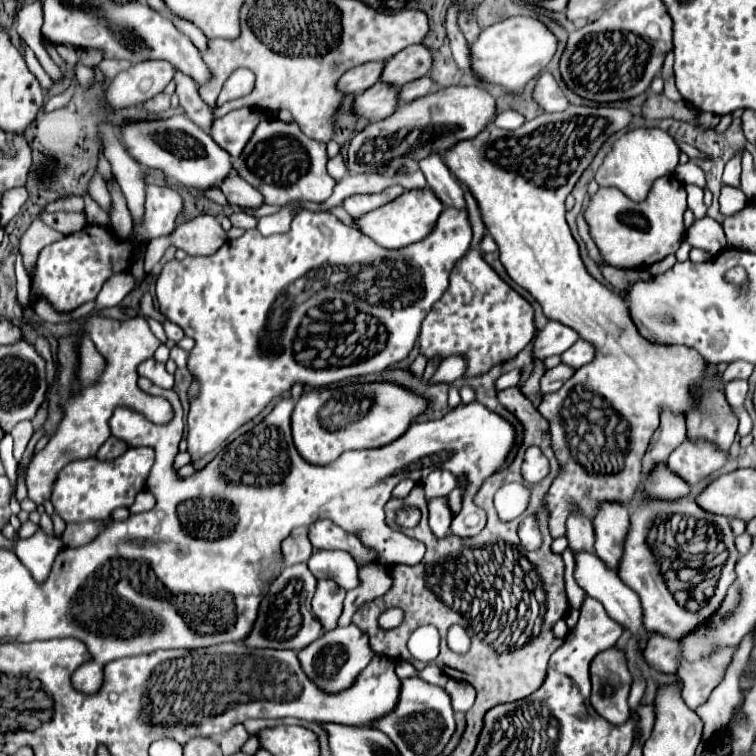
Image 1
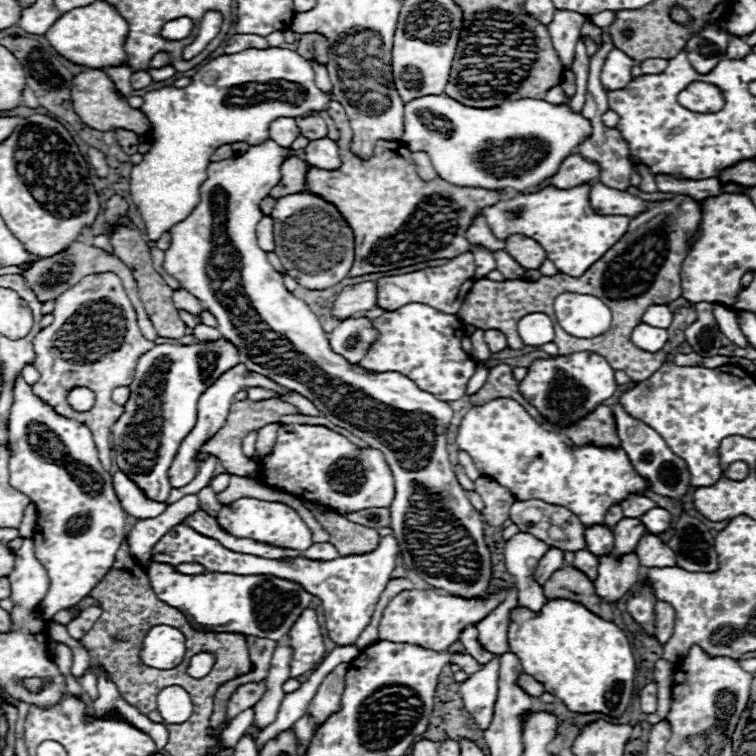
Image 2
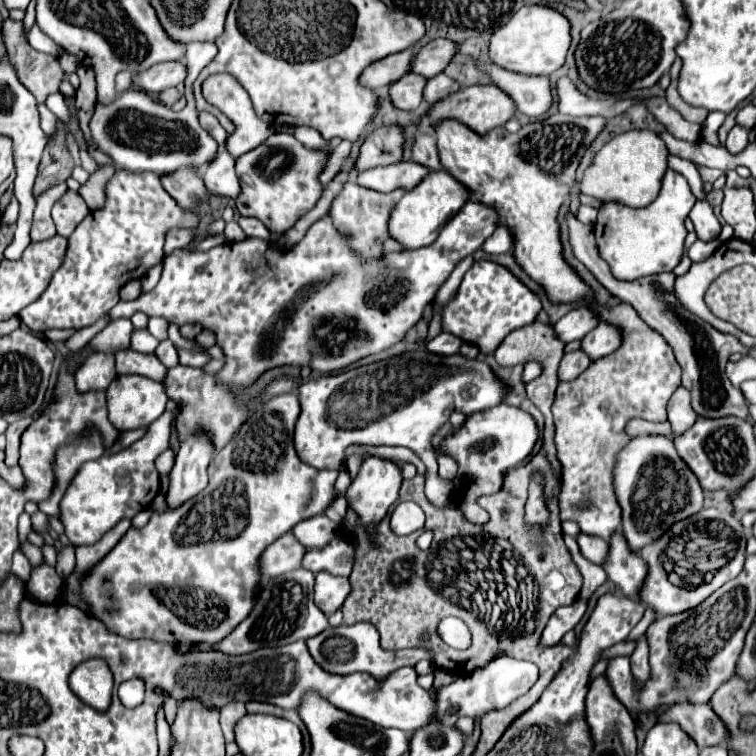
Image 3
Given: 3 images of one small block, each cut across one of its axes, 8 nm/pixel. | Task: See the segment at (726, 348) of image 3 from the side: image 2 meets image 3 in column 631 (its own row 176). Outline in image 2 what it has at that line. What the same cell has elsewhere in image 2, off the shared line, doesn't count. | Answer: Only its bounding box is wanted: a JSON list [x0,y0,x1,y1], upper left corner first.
[270,158,306,198]

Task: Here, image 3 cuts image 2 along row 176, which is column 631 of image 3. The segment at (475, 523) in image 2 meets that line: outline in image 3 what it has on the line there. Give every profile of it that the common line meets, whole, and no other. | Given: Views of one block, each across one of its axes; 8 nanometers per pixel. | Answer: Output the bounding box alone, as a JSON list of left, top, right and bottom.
[596,170,696,280]

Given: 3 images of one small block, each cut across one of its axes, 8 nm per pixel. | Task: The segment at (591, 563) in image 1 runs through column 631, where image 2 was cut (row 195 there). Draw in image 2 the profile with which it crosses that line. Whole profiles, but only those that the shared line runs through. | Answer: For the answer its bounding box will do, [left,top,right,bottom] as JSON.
[590,182,646,218]

